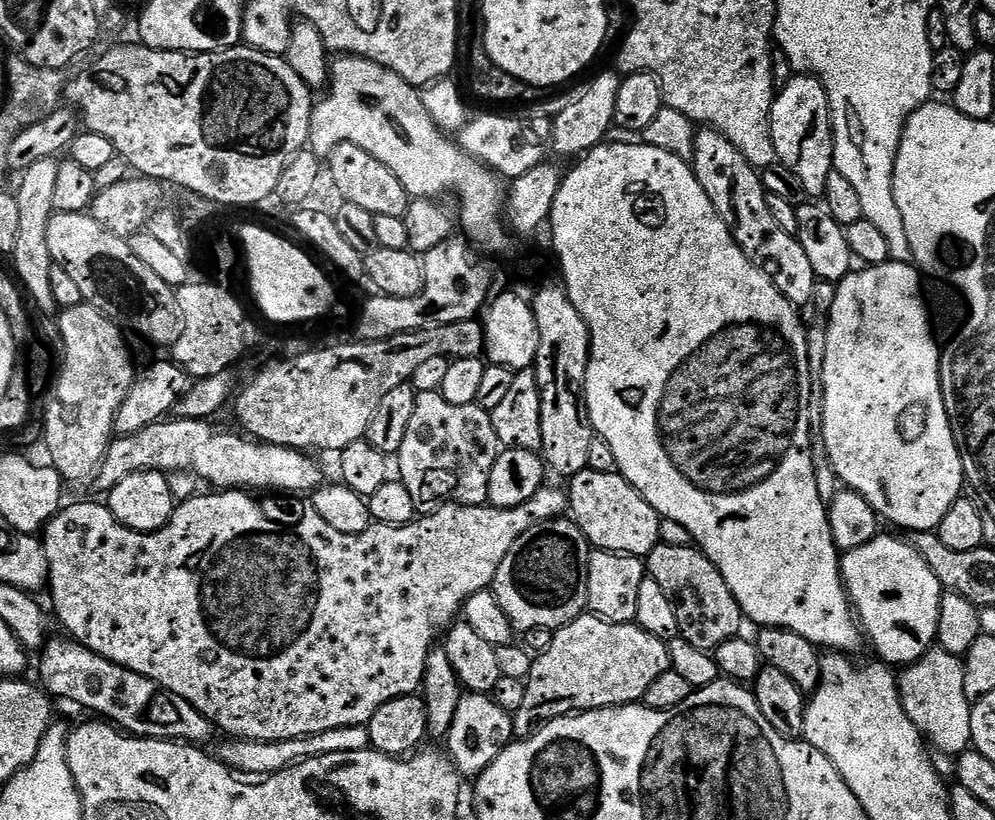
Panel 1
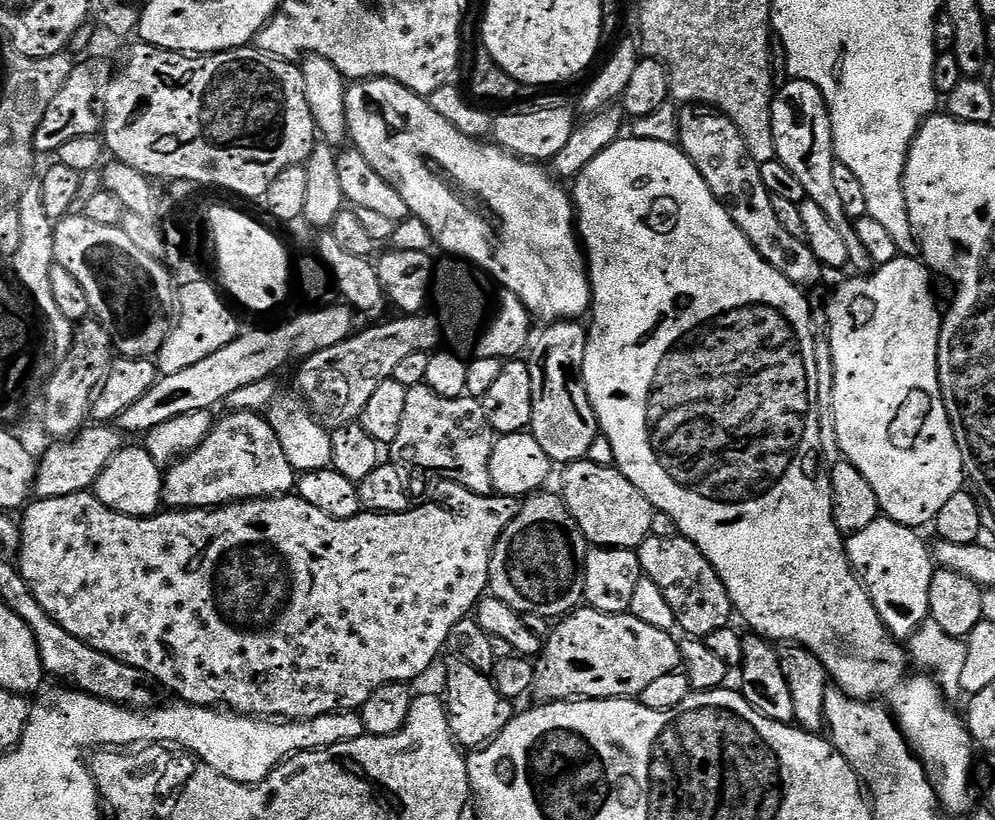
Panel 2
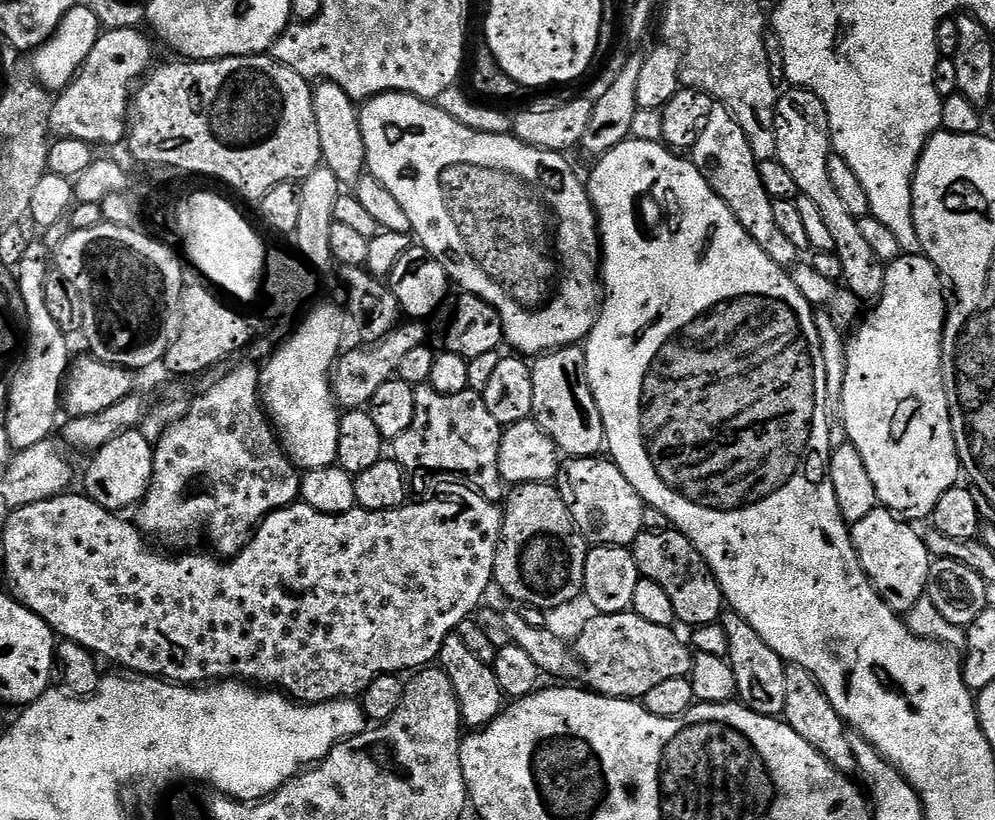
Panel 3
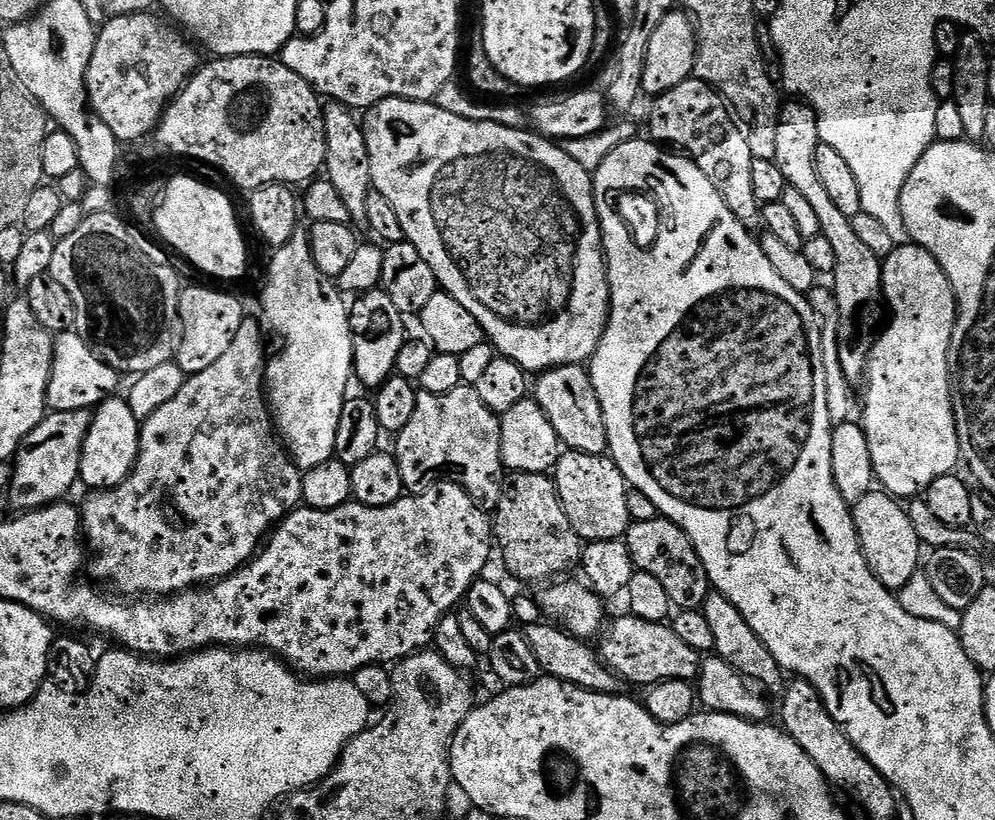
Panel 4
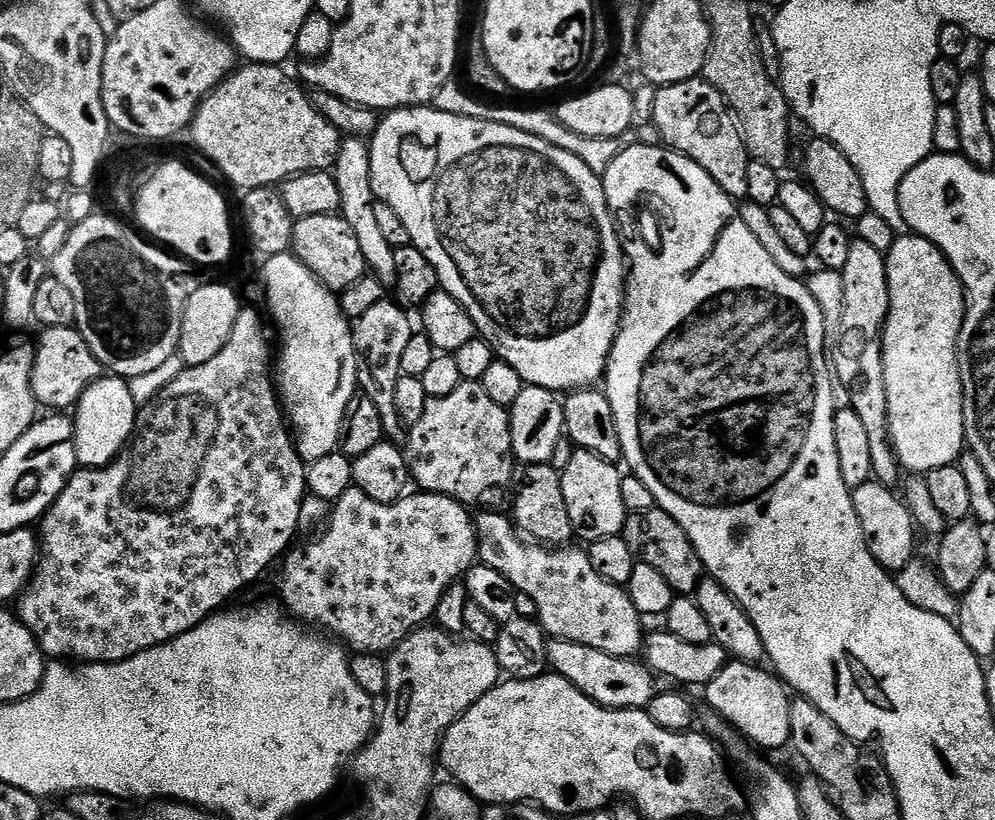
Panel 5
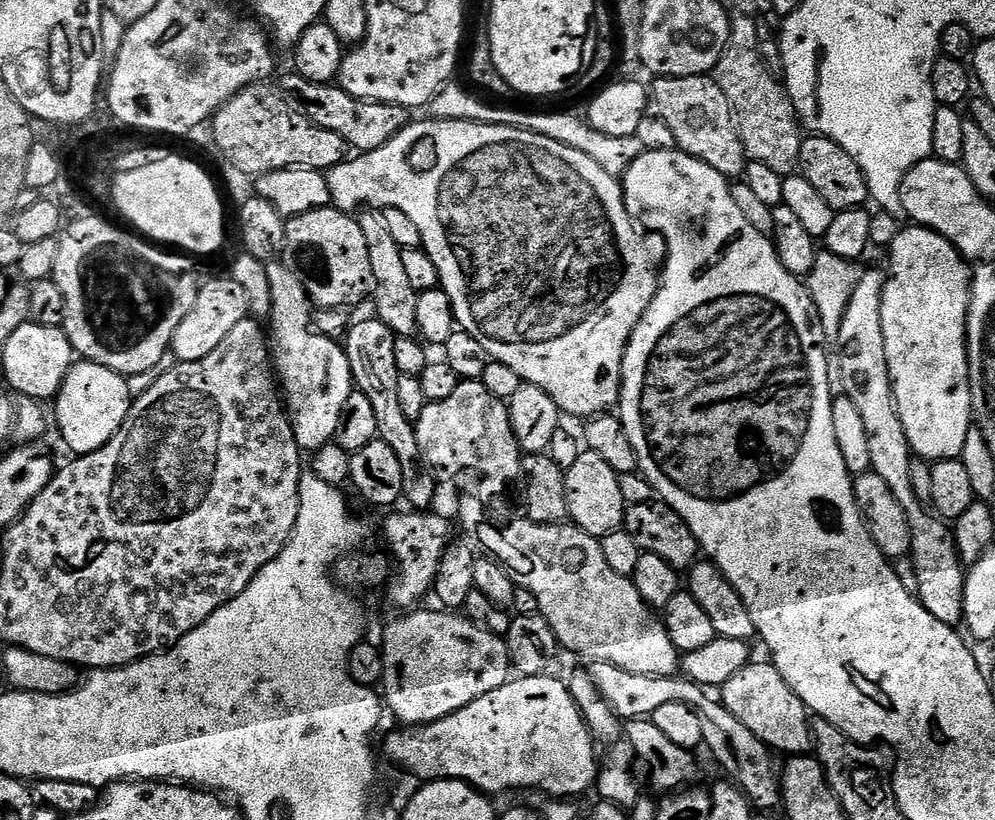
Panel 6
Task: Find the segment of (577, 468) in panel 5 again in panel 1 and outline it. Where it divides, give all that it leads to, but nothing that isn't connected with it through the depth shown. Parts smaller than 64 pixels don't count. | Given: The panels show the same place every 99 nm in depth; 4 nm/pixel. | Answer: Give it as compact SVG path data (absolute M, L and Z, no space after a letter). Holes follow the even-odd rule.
M590 468L571 477L567 485L571 519L582 530L593 549L602 552L625 552L627 556L647 558L650 550L661 543L661 516L629 480L615 471L598 473Z

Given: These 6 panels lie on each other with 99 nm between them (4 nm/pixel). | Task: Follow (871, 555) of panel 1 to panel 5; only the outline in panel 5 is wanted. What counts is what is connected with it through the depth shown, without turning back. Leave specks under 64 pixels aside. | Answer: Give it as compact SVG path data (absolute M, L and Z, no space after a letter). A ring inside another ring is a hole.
M869 482L851 489L854 510L858 514L858 522L864 531L870 554L874 554L874 558L882 567L897 574L917 555L918 529L903 499L892 492L895 491L889 485L879 482Z

